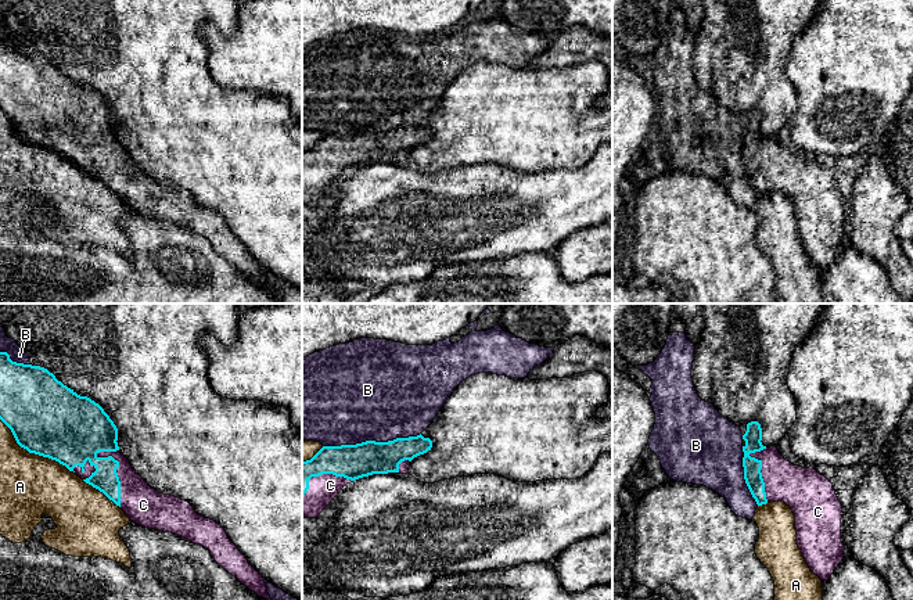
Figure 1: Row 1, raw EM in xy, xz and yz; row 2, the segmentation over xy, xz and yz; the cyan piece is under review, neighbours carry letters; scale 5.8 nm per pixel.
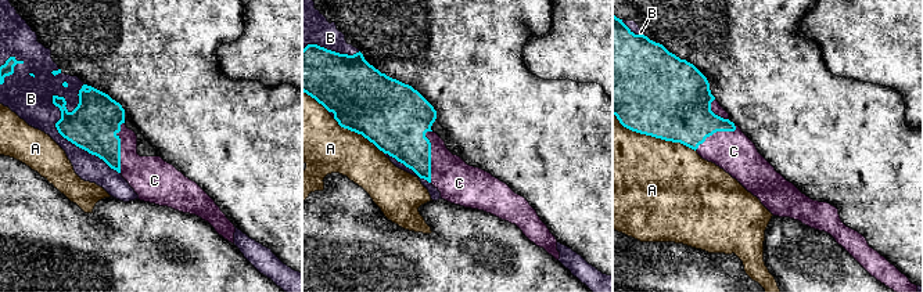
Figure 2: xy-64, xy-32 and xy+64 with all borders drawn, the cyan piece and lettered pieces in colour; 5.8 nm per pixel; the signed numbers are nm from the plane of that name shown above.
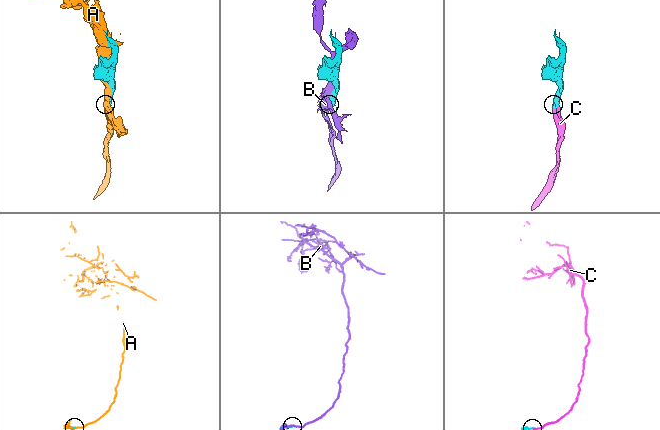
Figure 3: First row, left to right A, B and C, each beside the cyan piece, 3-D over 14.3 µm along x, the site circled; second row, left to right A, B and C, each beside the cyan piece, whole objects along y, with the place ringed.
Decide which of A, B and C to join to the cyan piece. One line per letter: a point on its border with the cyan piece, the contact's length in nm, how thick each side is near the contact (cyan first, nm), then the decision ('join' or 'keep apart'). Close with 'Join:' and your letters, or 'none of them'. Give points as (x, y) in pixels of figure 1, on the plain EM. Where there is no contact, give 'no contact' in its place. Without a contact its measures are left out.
A: meets cyan in xy at (33, 142); contact 550 nm long; 440 nm thick on the cyan side, 360 nm on the other; keep apart
B: meets cyan in xz at (371, 130); contact 550 nm long; 200 nm thick on the cyan side, 500 nm on the other; keep apart
C: meets cyan in xy at (115, 161); contact 340 nm long; 220 nm thick on the cyan side, 220 nm on the other; join
Join: C

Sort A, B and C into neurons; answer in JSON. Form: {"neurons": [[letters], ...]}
{"neurons": [["A"], ["B"], ["C"]]}

